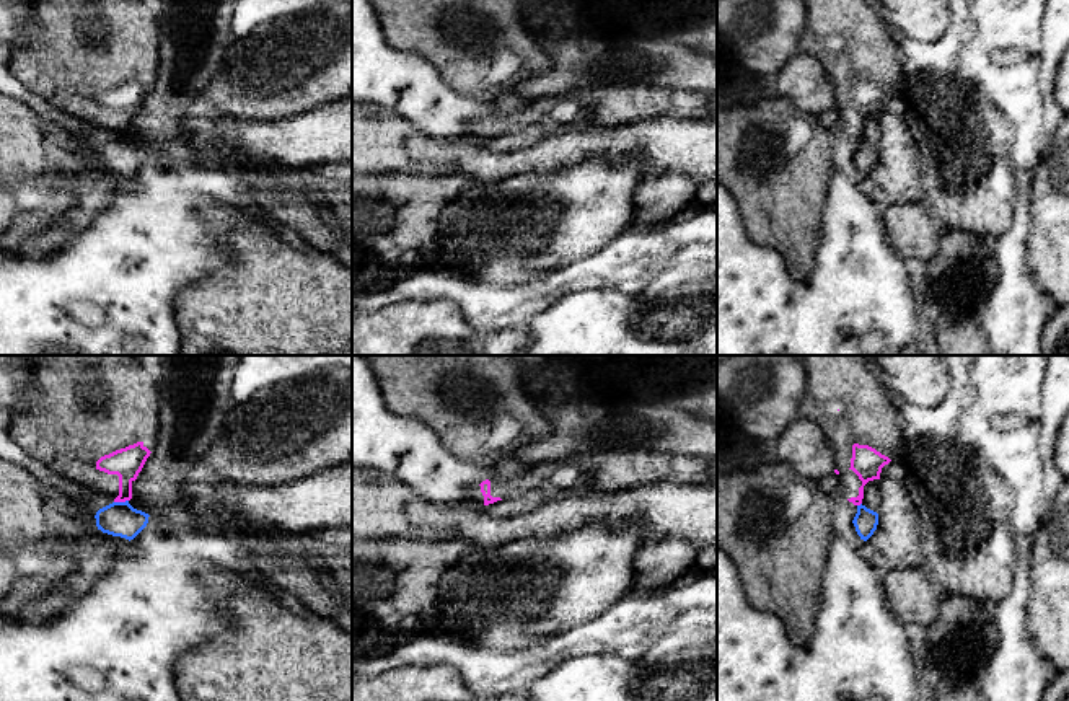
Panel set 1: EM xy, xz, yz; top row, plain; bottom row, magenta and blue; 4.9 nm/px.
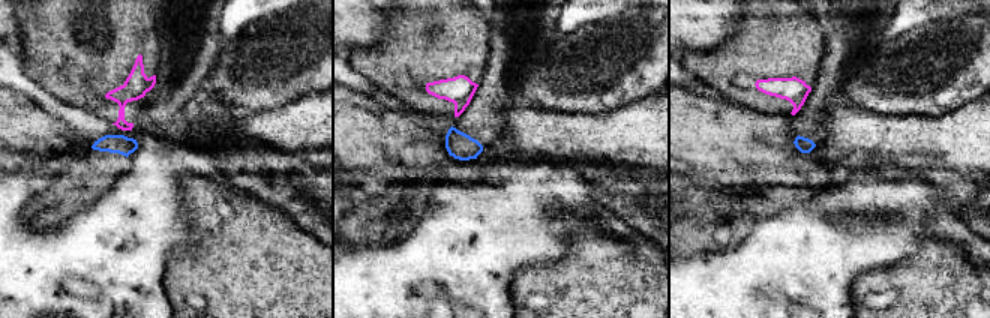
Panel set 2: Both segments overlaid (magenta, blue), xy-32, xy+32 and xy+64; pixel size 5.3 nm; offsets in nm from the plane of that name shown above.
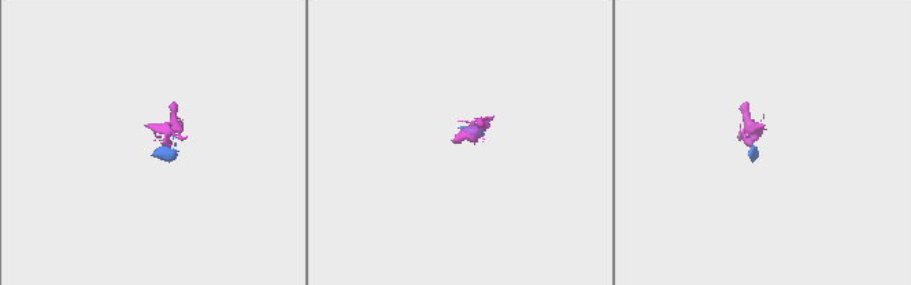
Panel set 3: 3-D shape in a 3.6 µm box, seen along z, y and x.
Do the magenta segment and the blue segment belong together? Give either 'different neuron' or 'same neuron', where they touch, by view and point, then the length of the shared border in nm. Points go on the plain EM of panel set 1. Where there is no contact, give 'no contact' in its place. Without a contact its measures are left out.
different neuron | xy (121, 136) | 70 nm

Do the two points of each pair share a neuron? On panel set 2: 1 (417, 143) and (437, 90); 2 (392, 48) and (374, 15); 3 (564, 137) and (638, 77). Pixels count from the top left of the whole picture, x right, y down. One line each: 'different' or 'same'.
1: different
2: different
3: different

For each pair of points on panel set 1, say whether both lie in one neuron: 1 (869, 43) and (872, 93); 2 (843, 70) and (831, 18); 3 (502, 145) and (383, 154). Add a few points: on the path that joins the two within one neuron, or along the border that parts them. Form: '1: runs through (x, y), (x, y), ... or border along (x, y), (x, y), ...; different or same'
1: runs through (869, 56), (869, 80); same
2: runs through (835, 57), (831, 54), (831, 31); same
3: border along (479, 144), (499, 152), (519, 152), (523, 147); different

